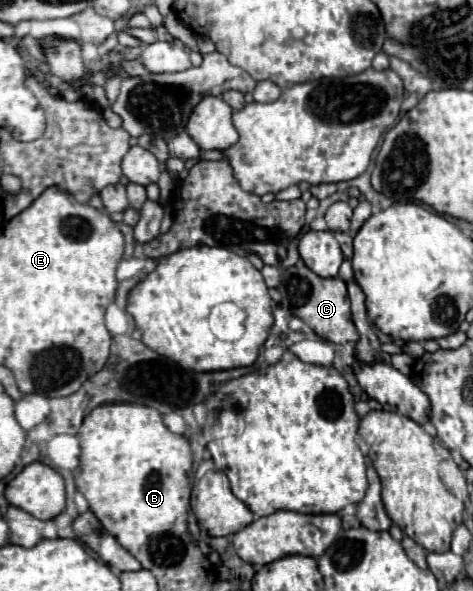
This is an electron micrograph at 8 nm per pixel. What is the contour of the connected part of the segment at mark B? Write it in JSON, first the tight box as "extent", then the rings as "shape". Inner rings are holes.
{"extent":[74,403,192,555],"shape":[[[108,403],[96,407],[84,417],[78,431],[78,441],[82,447],[80,465],[74,471],[74,481],[78,491],[90,503],[90,511],[98,517],[102,527],[112,533],[118,543],[132,555],[140,553],[140,547],[176,525],[176,521],[188,517],[190,509],[190,469],[192,469],[192,449],[186,437],[174,435],[162,423],[162,415],[144,405],[136,403]]]}

